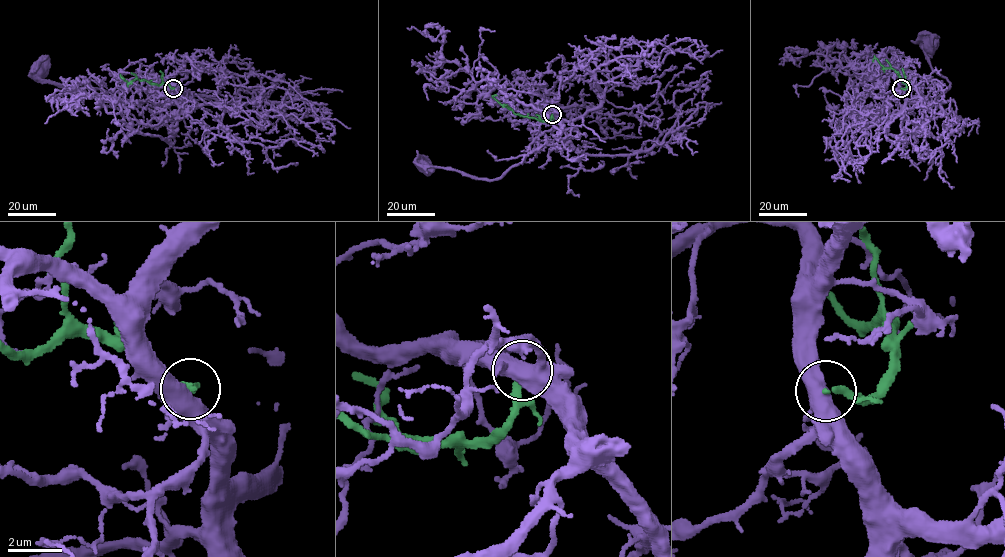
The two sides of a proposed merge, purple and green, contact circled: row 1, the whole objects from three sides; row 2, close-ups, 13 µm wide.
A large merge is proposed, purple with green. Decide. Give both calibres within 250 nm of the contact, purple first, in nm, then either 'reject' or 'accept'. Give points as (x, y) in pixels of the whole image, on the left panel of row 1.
calibres 440 and 190 nm; reject

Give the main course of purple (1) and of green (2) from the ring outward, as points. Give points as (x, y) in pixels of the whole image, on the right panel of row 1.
1: (900, 88), (911, 103), (934, 101), (948, 88), (926, 56), (932, 41), (928, 42)
2: (900, 88), (905, 89), (907, 83), (895, 71), (883, 68), (875, 57), (873, 61)

